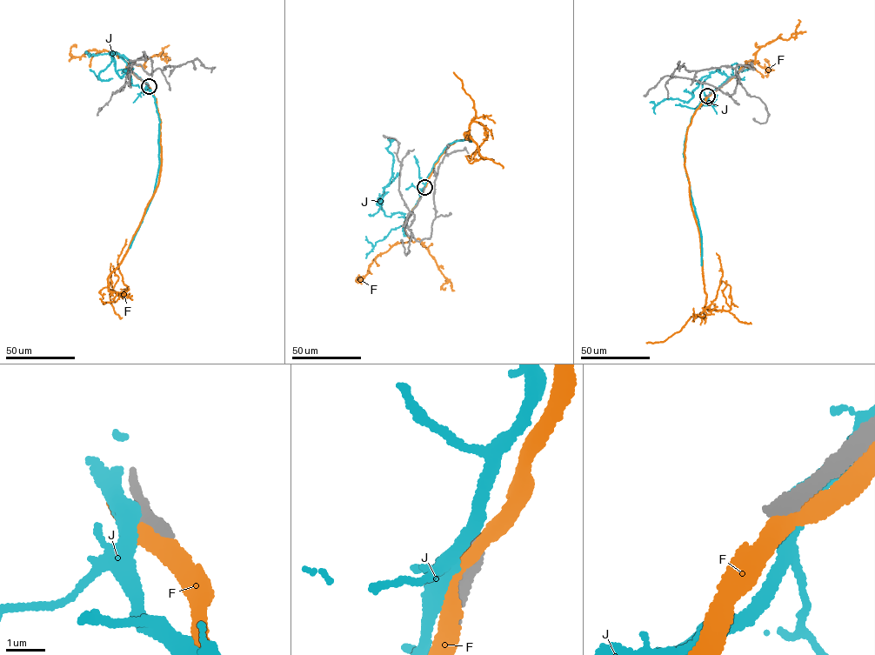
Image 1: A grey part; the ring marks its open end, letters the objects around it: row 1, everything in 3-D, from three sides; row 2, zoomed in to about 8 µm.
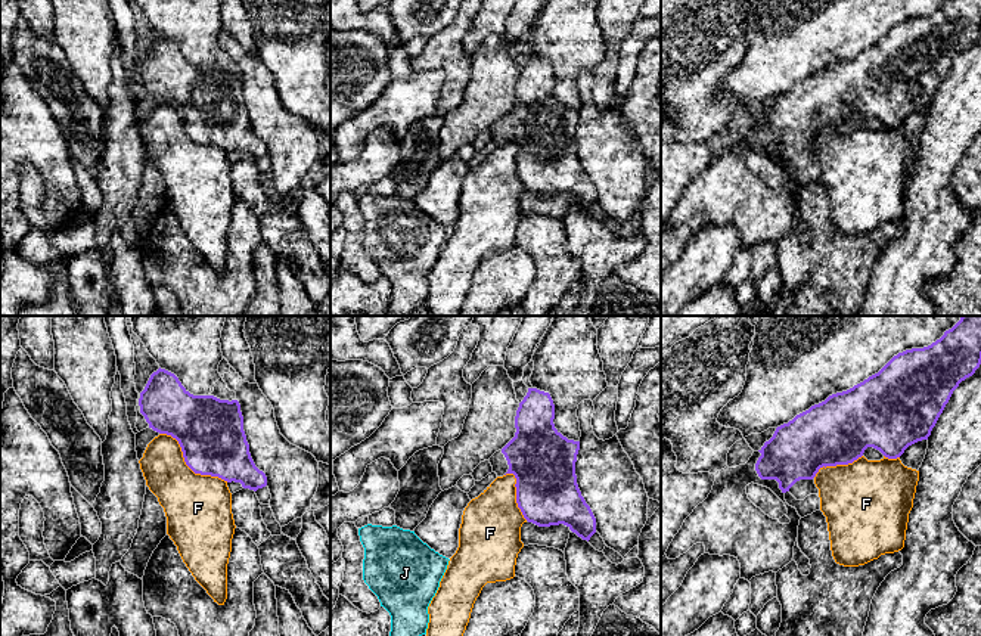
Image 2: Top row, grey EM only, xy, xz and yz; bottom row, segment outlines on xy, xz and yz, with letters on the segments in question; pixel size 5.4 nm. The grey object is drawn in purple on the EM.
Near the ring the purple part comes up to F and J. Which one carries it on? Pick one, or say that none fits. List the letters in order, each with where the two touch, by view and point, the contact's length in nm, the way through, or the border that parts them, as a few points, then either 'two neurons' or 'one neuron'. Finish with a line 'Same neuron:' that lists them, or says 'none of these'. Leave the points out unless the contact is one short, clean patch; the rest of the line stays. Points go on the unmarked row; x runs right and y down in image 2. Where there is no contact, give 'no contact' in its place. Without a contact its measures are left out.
F: xy (188, 135) | 460 nm | two neurons
J: no contact | two neurons
Same neuron: none of these

